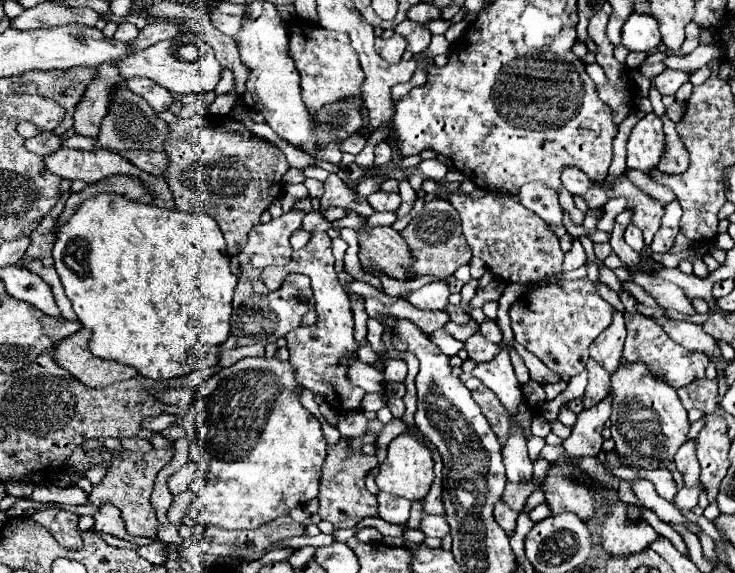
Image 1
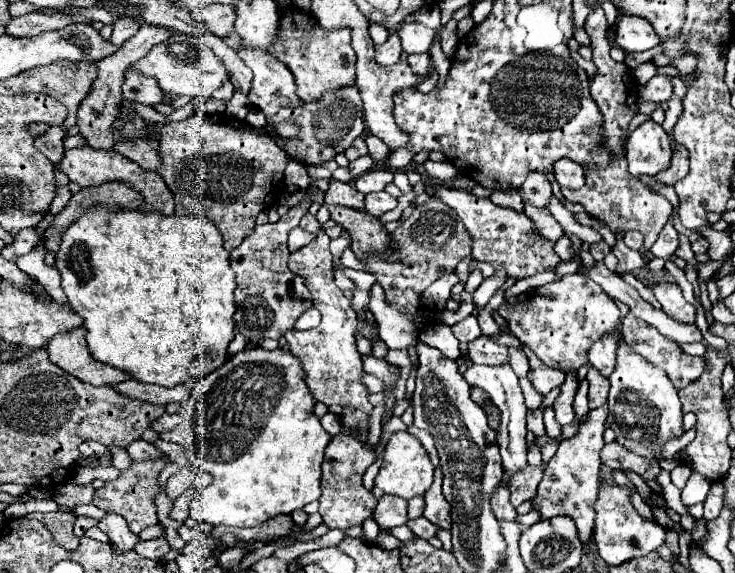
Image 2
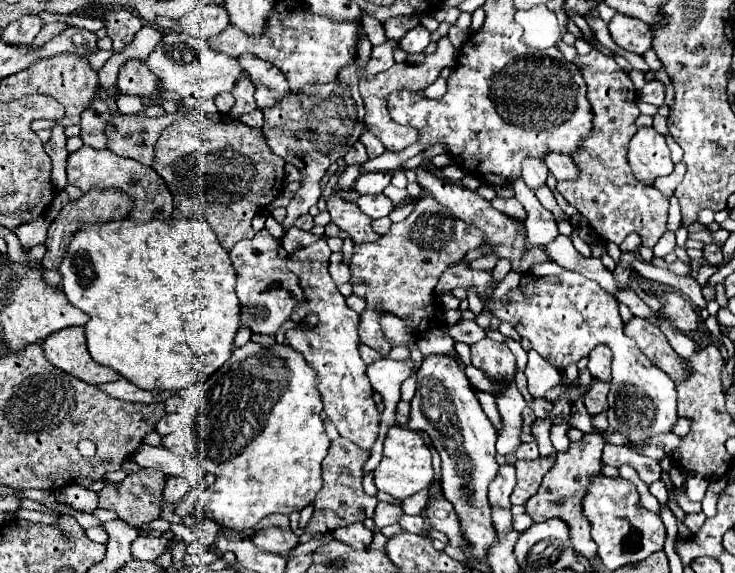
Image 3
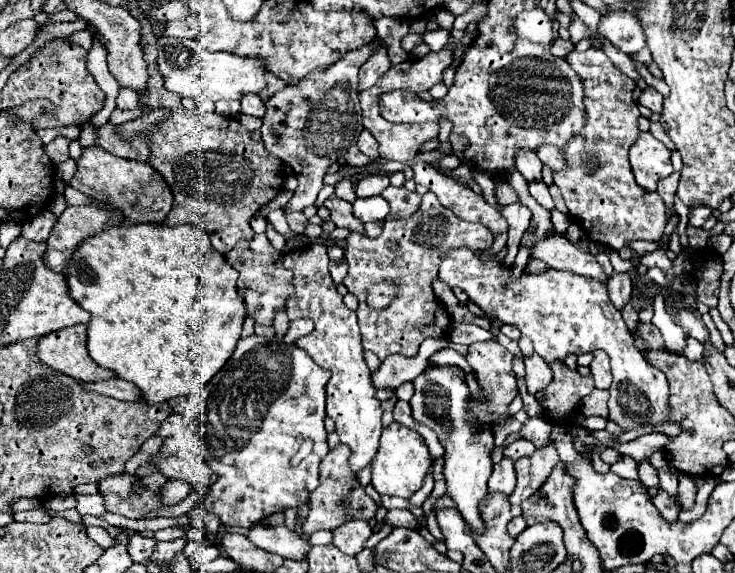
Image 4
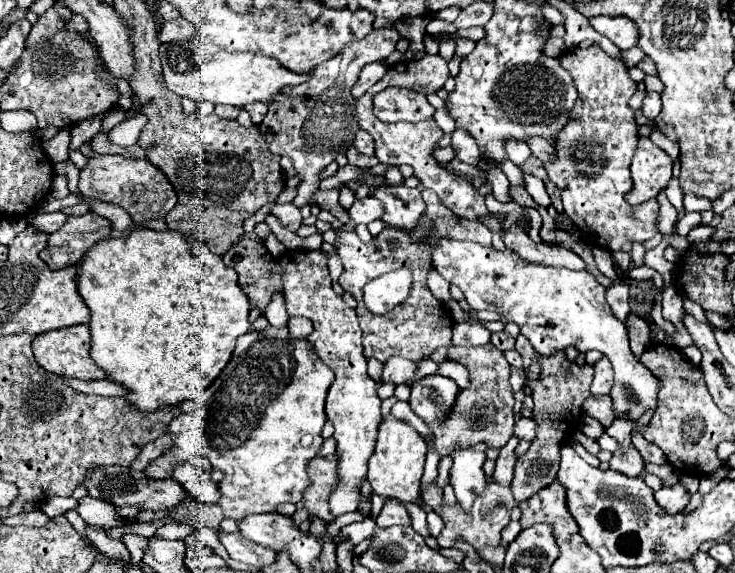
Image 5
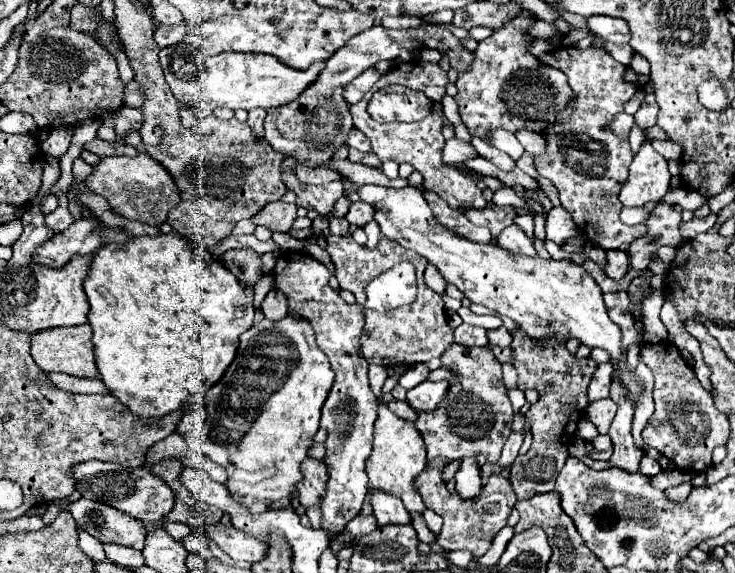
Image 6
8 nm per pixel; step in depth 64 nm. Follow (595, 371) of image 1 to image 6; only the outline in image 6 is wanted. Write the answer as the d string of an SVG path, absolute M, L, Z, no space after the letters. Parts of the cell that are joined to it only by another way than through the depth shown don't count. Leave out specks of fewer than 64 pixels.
M604 398L604 400L596 400L594 404L590 404L586 408L588 412L588 418L596 424L598 432L600 434L606 434L614 416L616 416L616 402L610 400L610 398Z

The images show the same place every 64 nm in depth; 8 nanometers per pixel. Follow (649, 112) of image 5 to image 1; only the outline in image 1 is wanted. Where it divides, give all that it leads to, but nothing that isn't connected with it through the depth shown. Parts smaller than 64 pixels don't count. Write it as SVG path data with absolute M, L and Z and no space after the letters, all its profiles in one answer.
M666 68L662 74L656 76L656 86L660 90L660 94L676 94L676 90L686 84L690 80L694 72L682 72L682 70L672 70L672 68Z

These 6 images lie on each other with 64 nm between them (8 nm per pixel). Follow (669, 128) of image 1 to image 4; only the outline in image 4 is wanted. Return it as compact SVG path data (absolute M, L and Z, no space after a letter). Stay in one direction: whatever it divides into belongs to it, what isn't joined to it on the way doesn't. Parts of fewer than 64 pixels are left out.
M674 172L674 174L670 174L668 178L660 180L660 182L658 182L658 188L656 188L658 194L662 196L664 204L666 204L666 212L668 212L668 216L672 214L672 204L674 204L674 196L676 196L678 182L680 182L680 172Z

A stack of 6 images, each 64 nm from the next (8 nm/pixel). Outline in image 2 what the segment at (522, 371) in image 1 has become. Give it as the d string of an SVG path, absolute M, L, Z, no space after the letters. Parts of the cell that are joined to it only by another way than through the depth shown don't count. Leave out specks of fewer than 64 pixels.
M512 348L512 350L510 350L510 366L512 366L512 370L516 372L516 376L518 376L518 378L526 378L526 376L528 376L528 372L530 372L528 358L526 358L522 352L518 352L516 348Z

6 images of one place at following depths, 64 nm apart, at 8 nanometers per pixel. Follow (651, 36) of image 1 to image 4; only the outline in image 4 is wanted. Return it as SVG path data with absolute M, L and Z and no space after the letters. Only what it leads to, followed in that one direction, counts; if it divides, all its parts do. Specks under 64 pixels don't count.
M614 10L608 16L602 16L598 30L626 54L636 54L646 46L642 22L628 10Z

